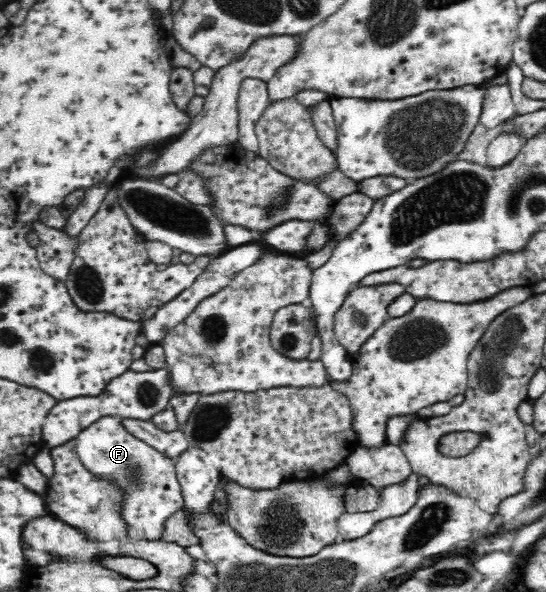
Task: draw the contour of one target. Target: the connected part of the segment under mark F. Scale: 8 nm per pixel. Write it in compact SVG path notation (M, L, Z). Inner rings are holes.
M120 416L102 417L75 437L77 459L93 479L109 481L120 488L122 513L128 538L154 541L161 539L164 522L184 506L184 496L173 457L154 449L142 438L134 436Z

